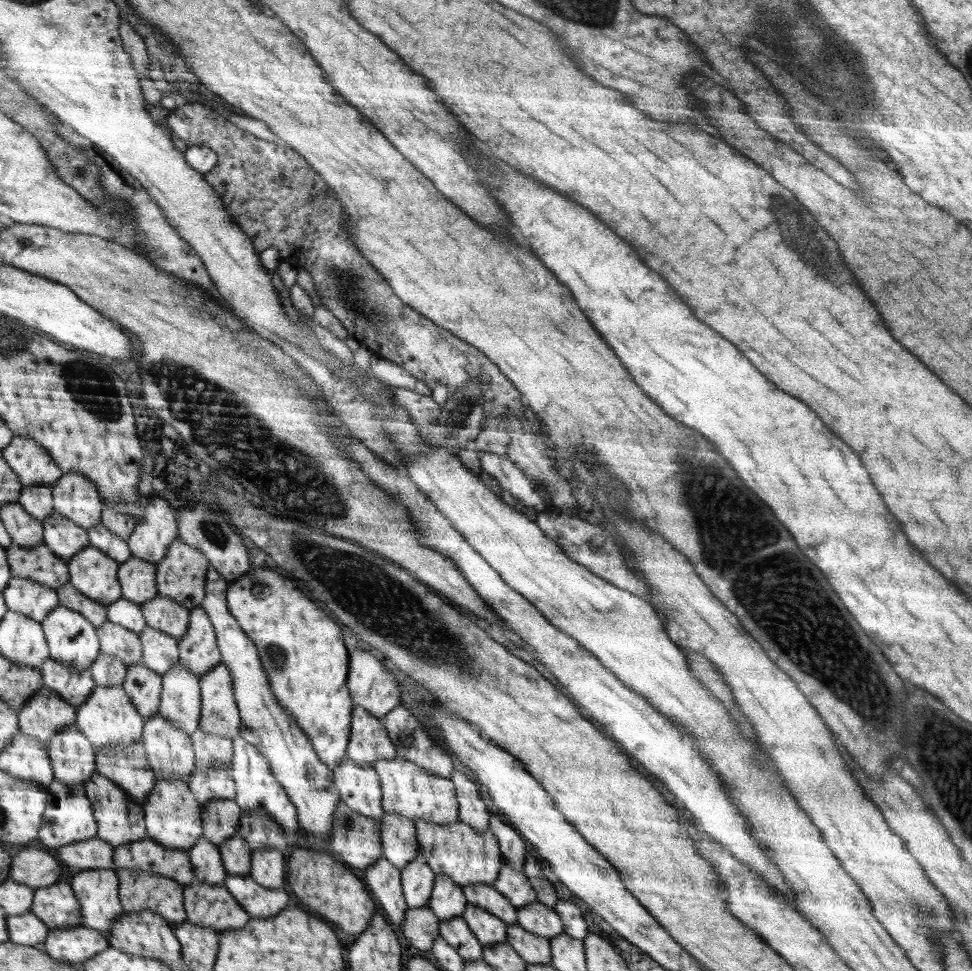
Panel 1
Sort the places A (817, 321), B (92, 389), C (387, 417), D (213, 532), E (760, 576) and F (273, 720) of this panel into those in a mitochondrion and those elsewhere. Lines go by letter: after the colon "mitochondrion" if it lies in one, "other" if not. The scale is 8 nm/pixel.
A: other
B: mitochondrion
C: other
D: mitochondrion
E: mitochondrion
F: other

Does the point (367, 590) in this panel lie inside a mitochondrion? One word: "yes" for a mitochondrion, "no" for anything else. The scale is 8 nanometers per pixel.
yes

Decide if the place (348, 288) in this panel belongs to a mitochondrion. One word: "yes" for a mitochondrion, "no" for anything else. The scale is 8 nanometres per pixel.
yes

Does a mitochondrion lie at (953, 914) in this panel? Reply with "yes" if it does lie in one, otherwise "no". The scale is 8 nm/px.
no

